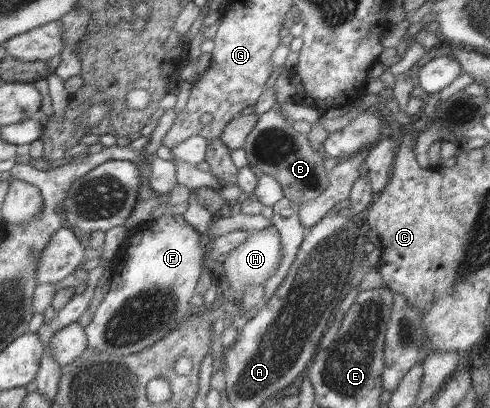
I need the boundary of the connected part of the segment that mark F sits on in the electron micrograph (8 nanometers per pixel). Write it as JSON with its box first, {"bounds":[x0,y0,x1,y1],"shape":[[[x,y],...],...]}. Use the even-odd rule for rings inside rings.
{"bounds":[84,213,206,356],"shape":[[[173,213],[172,216],[162,215],[159,219],[156,220],[147,220],[140,224],[138,227],[134,227],[132,229],[134,234],[128,234],[126,239],[121,243],[121,247],[118,251],[116,251],[115,256],[112,259],[112,263],[110,265],[111,277],[110,277],[110,285],[108,285],[108,293],[100,304],[97,306],[94,314],[91,318],[91,322],[89,322],[84,327],[84,333],[86,335],[87,347],[96,349],[100,352],[106,352],[109,354],[114,354],[115,356],[136,353],[144,348],[148,349],[148,346],[154,344],[154,342],[160,340],[160,338],[166,336],[168,332],[174,330],[184,318],[187,318],[190,313],[192,313],[195,309],[189,303],[189,299],[192,297],[194,293],[194,288],[196,287],[196,282],[198,281],[198,277],[200,276],[200,267],[203,261],[206,261],[206,247],[201,246],[199,239],[199,233],[193,229],[188,223],[183,220],[182,215],[177,215]]]}

